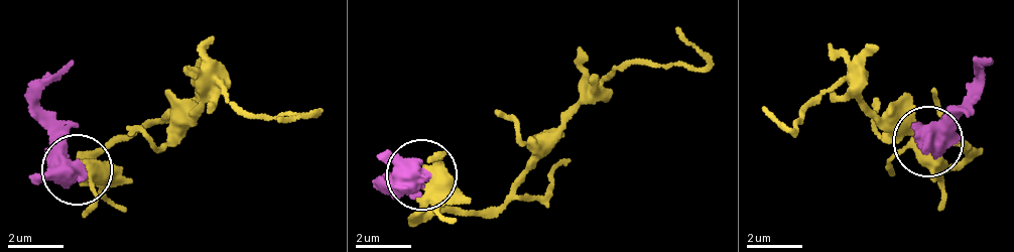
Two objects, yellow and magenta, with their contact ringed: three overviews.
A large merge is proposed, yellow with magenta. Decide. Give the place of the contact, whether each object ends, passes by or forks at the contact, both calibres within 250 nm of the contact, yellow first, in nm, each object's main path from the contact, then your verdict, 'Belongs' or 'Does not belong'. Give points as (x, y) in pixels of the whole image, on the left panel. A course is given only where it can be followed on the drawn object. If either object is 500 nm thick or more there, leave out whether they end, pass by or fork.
Place: (77, 169). Thickness 440 nm (yellow) against 550 nm. Course of yellow: (82, 169), (86, 178), (90, 162), (153, 122), (170, 121), (221, 90), (249, 118), (309, 114), (276, 118). Course of magenta: (75, 168), (35, 101), (74, 57). Does not belong

